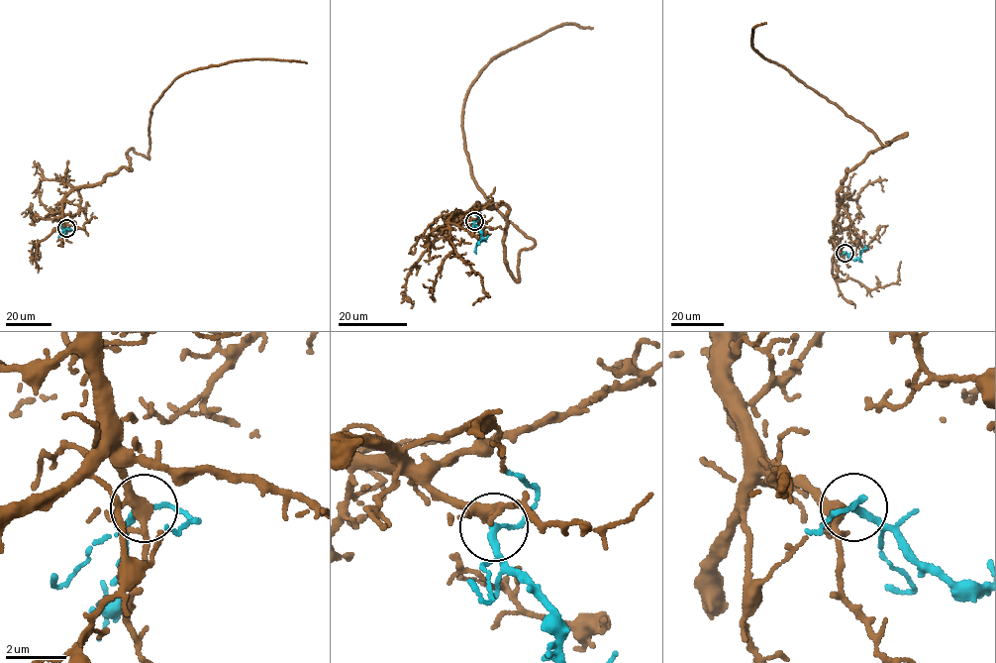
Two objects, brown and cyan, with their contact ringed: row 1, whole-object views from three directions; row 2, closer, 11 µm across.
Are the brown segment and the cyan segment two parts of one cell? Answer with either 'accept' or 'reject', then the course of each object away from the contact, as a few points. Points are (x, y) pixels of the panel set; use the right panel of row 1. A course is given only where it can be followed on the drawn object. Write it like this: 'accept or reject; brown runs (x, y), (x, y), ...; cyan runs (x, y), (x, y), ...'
accept; brown runs (845, 253), (835, 242), (834, 224), (846, 169), (905, 133), (884, 146), (759, 55), (753, 27), (765, 23); cyan runs (845, 253), (856, 260), (865, 246)

